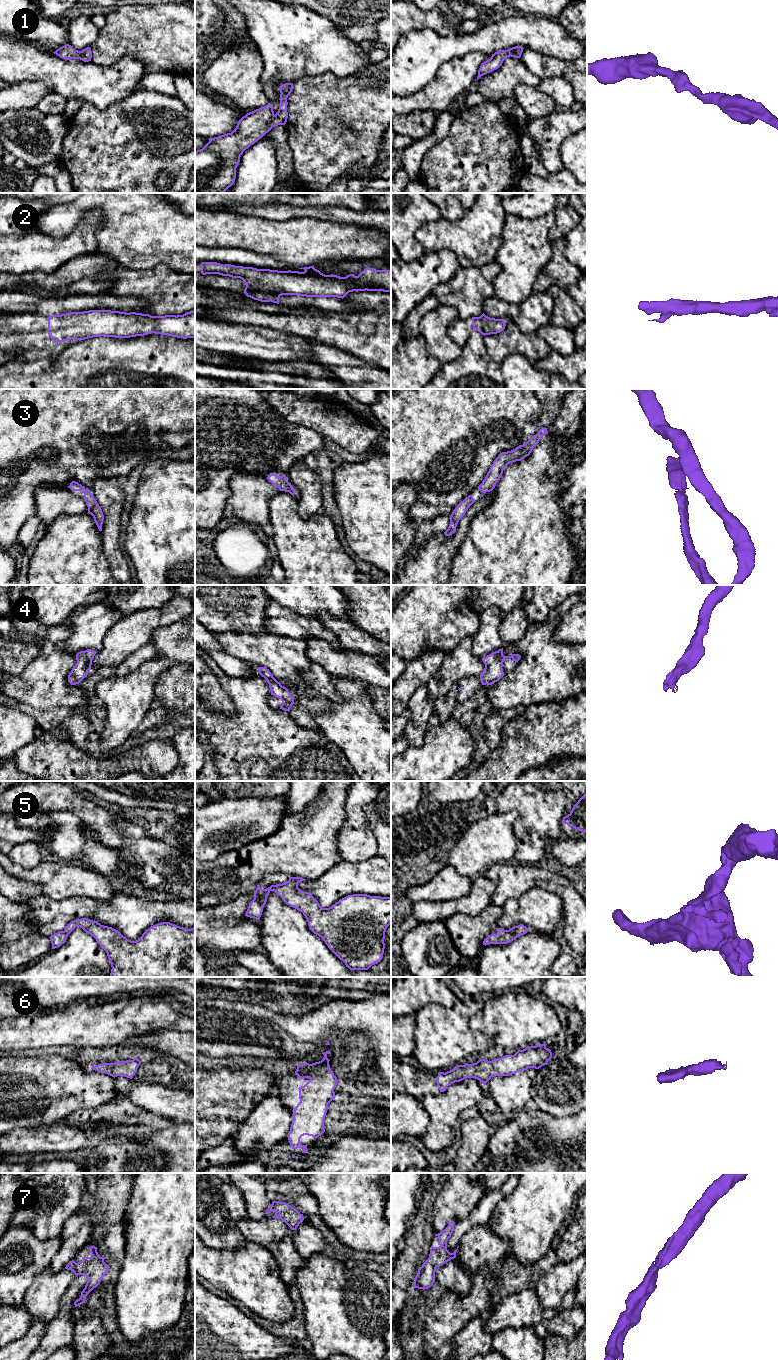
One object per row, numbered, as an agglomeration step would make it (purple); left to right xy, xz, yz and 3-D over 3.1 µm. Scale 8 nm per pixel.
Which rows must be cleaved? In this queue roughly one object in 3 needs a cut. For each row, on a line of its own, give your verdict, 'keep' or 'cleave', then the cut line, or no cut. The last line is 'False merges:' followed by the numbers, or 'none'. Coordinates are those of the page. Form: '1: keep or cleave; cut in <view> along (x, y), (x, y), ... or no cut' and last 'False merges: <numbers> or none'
1: keep; no cut
2: keep; no cut
3: keep; no cut
4: keep; no cut
5: cleave; cut in xz along (266, 889), (260, 900), (263, 906)
6: keep; no cut
7: keep; no cut
False merges: 5

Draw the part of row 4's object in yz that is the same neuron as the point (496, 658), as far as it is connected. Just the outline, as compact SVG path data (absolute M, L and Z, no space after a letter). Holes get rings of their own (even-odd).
M502 648L482 658L482 661L485 664L485 668L480 675L482 685L492 685L505 675L502 667L506 658L512 658L515 662L518 662L521 655L513 654L511 656L504 656Z

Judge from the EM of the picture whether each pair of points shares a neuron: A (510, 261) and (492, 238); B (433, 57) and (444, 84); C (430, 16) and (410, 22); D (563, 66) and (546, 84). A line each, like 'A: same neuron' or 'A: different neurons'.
A: different neurons
B: different neurons
C: same neuron
D: different neurons

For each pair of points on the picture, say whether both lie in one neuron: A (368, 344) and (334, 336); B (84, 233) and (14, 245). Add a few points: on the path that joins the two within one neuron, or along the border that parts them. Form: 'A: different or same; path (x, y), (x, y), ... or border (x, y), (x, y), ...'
A: same; path (360, 336), (342, 336)
B: same; path (67, 246), (31, 246)

